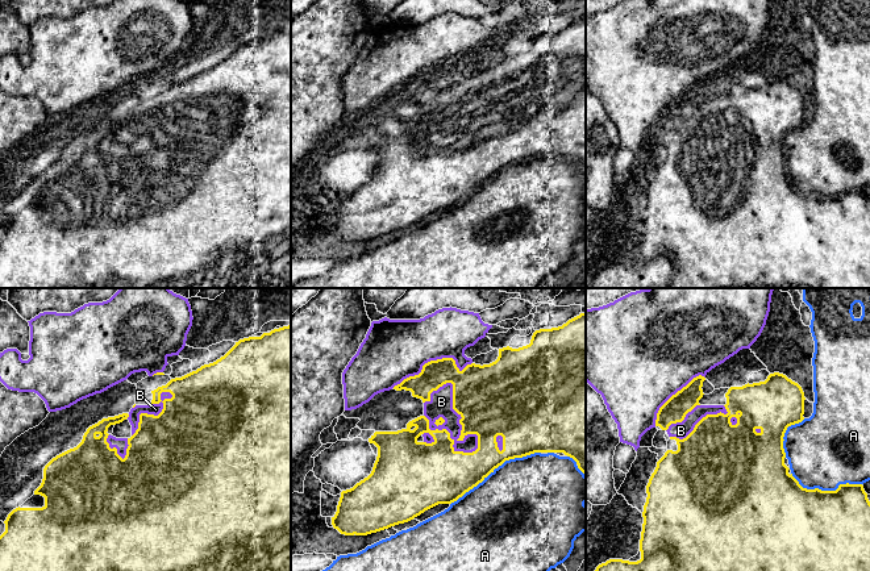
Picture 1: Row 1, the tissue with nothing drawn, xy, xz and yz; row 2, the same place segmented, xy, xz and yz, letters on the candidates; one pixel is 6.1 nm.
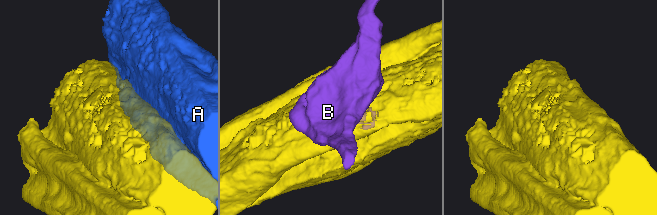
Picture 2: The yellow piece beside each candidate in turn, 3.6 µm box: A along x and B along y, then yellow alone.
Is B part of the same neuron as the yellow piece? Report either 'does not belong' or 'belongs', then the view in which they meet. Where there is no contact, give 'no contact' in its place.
does not belong; contact in xz

